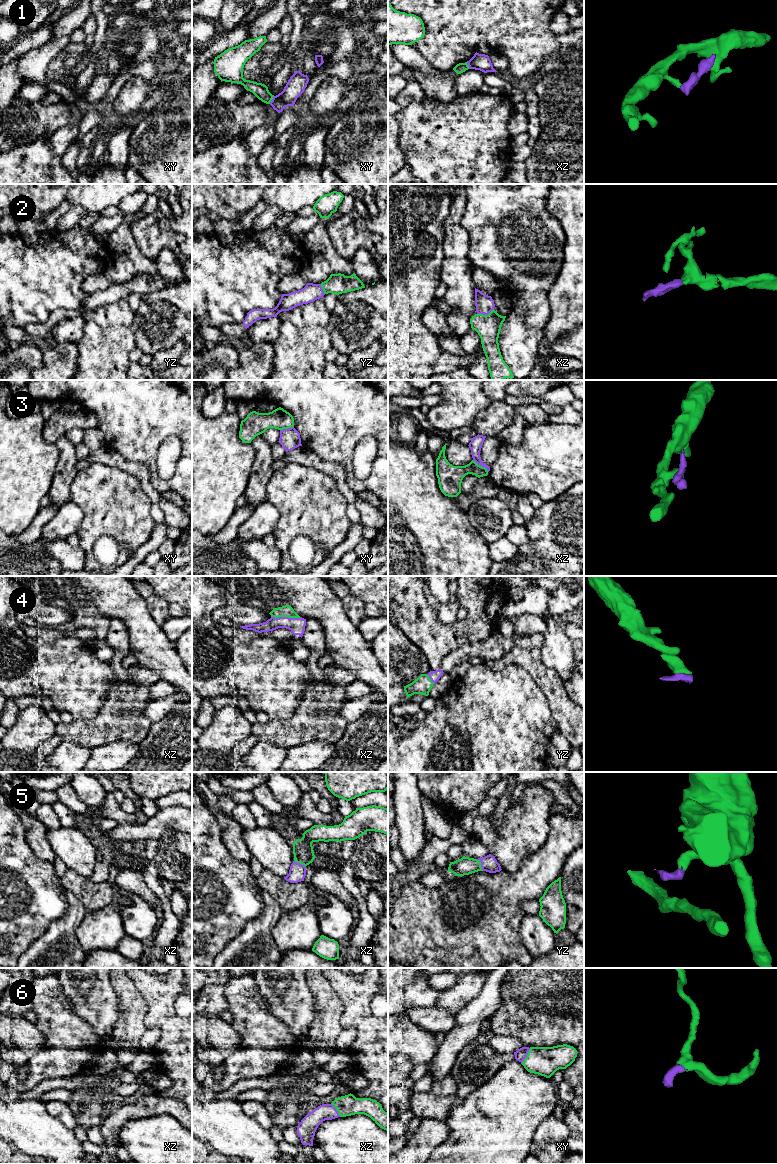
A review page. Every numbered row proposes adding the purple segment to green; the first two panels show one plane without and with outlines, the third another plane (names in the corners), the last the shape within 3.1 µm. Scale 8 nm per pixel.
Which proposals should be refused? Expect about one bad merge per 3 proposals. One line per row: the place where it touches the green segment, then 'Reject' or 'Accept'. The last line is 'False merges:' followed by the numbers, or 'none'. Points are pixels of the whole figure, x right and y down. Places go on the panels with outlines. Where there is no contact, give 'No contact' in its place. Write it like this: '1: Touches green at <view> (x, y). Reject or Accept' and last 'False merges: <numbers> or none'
1: Touches green at xy (271, 100). Reject
2: Touches green at xz (485, 315). Accept
3: Touches green at xz (479, 465). Reject
4: Touches green at xz (286, 616). Accept
5: Touches green at yz (480, 864). Accept
6: Touches green at xy (527, 1055). Accept
False merges: 1, 3

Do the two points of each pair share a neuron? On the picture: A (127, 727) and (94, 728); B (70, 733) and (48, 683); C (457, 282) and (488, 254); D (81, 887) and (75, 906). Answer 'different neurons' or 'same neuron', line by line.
A: same neuron
B: different neurons
C: different neurons
D: different neurons

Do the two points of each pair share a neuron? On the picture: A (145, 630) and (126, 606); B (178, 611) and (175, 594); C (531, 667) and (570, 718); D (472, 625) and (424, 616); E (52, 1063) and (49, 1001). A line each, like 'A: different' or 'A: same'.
A: same
B: different
C: same
D: same
E: same

